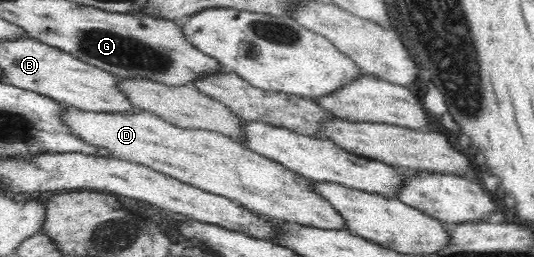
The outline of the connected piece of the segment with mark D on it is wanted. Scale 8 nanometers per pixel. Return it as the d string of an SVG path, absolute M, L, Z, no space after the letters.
M70 108L63 115L63 123L73 131L78 138L95 147L110 149L112 158L122 159L130 163L146 165L166 176L187 185L205 190L206 192L223 195L228 199L239 202L255 214L277 222L297 223L309 225L320 229L344 229L346 222L342 214L326 200L316 194L313 189L313 181L300 176L295 171L284 167L273 159L259 155L246 146L232 140L230 137L209 130L188 130L174 126L160 117L147 113L143 110L135 111L134 114L114 114L100 112L86 112Z

